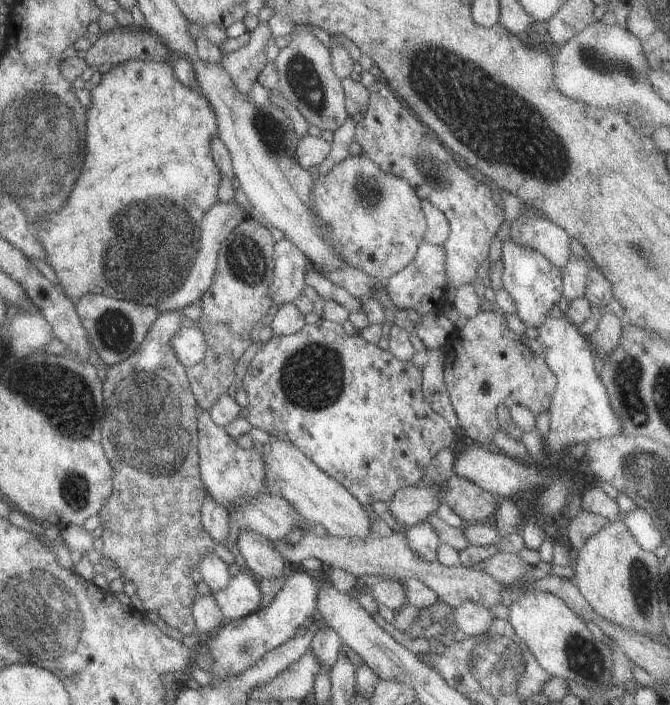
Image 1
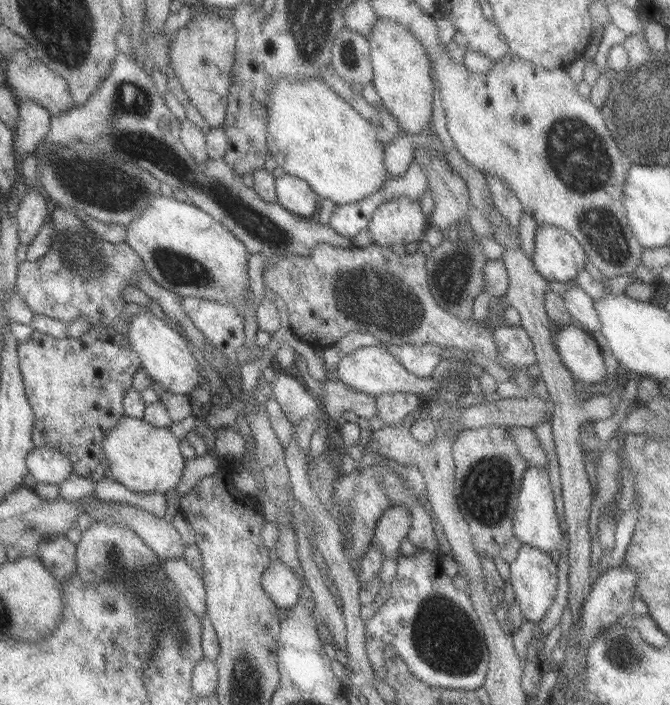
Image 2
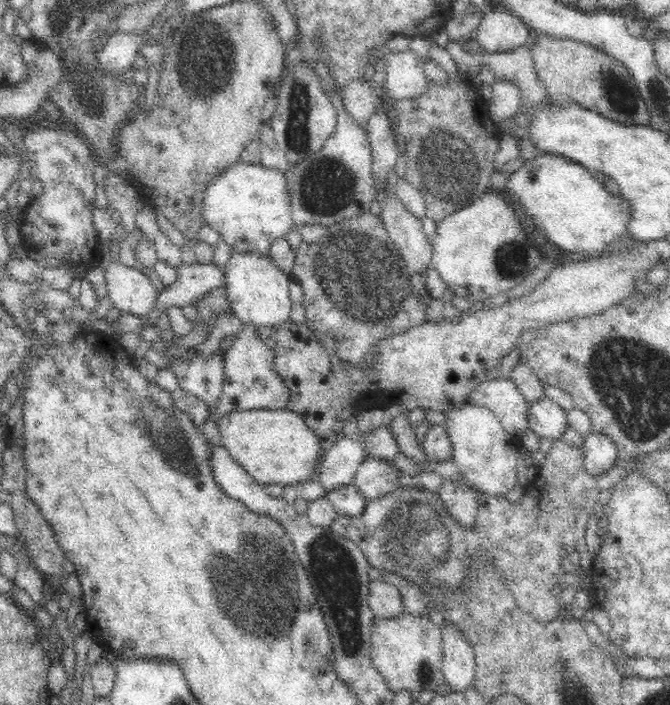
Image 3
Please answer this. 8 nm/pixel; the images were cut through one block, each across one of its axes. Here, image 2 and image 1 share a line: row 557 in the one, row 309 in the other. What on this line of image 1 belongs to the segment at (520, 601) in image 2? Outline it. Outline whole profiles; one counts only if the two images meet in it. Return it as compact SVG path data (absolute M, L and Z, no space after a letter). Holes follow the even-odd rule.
M513 240L501 242L501 262L503 262L501 284L515 304L515 314L521 318L525 326L537 328L543 322L543 318L551 312L549 308L557 304L559 296L563 294L561 292L561 270L553 266L537 250L519 246Z

